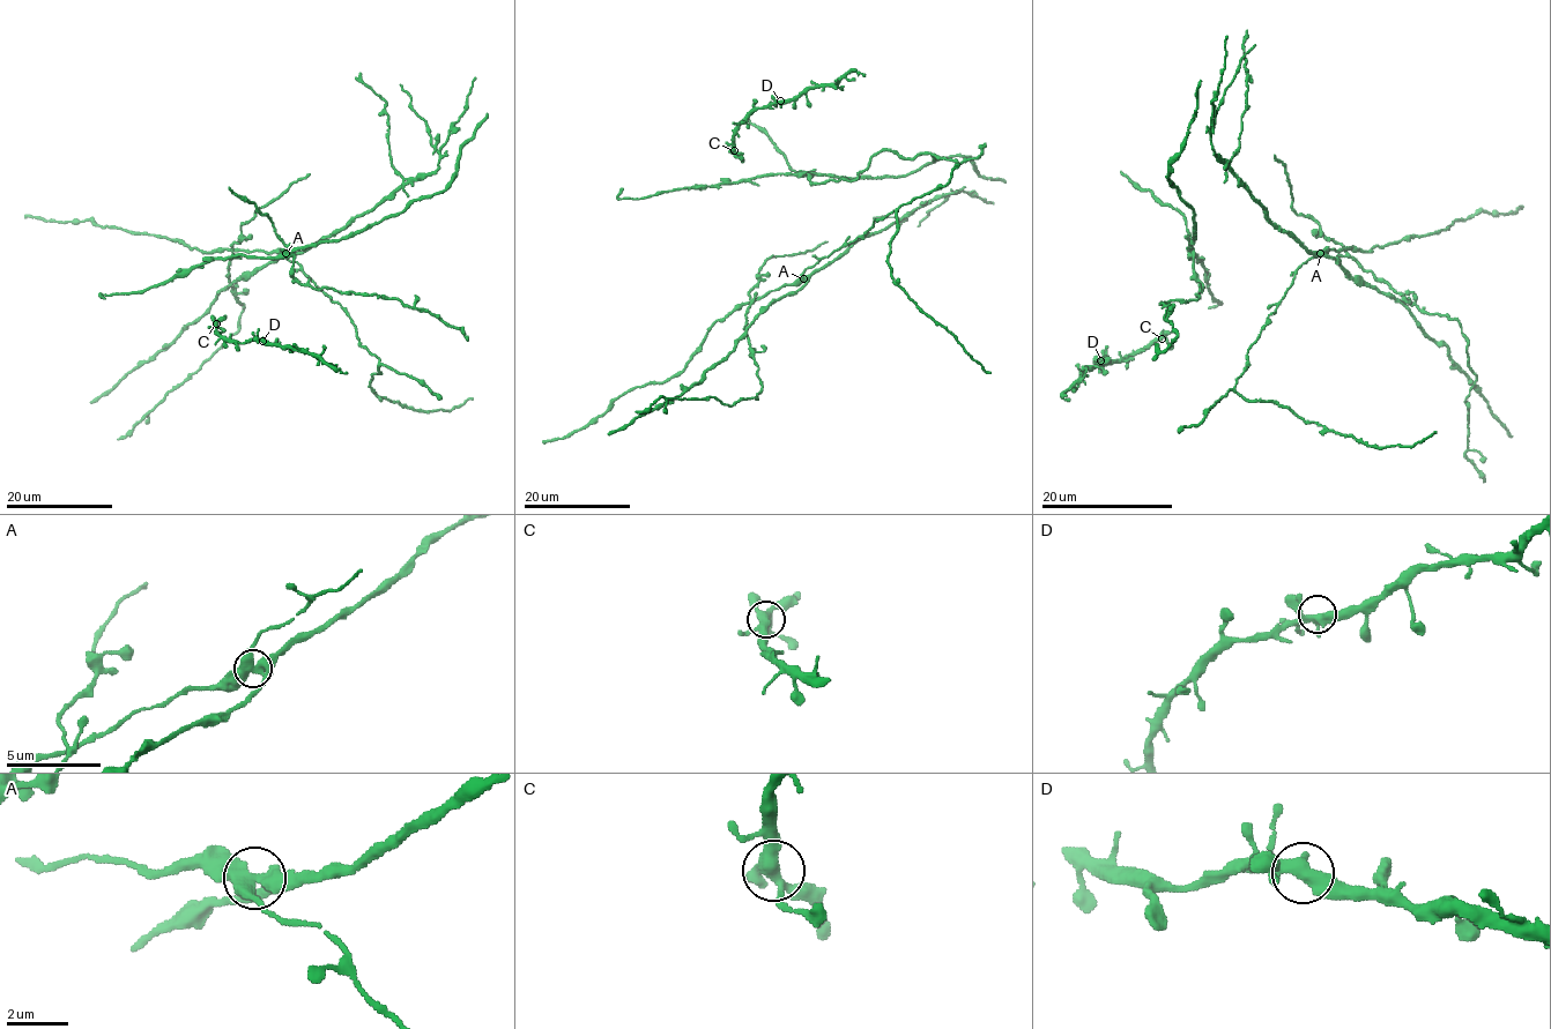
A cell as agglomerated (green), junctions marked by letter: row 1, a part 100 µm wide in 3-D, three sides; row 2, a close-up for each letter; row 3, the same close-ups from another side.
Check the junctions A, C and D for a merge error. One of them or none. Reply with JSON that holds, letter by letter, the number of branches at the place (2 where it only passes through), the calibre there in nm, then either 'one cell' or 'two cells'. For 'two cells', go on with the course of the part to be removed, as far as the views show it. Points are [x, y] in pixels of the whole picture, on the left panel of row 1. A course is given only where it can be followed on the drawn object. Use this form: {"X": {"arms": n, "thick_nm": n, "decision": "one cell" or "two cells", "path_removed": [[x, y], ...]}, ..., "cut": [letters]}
{"A": {"arms": 4, "thick_nm": 440, "decision": "two cells"}, "C": {"arms": 4, "thick_nm": 360, "decision": "one cell"}, "D": {"arms": 4, "thick_nm": 360, "decision": "one cell"}, "cut": ["A"]}

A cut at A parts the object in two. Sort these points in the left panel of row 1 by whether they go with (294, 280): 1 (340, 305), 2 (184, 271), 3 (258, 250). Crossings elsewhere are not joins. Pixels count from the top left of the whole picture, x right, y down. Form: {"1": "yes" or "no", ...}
{"1": "no", "2": "yes", "3": "no"}

